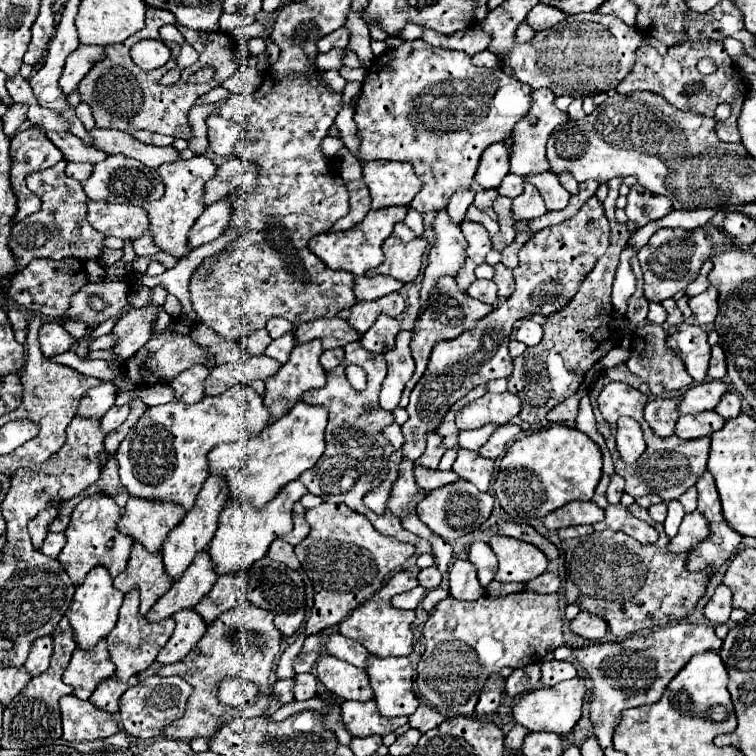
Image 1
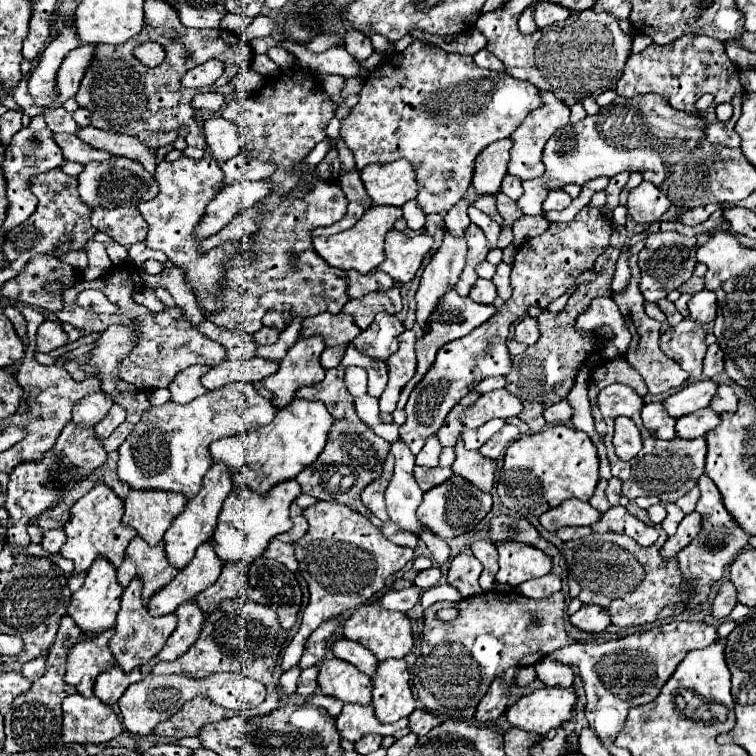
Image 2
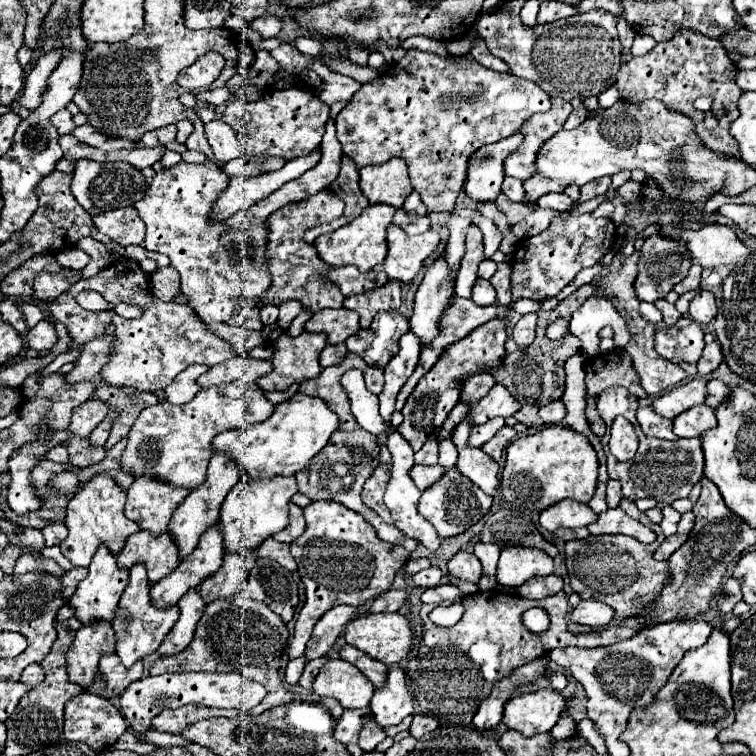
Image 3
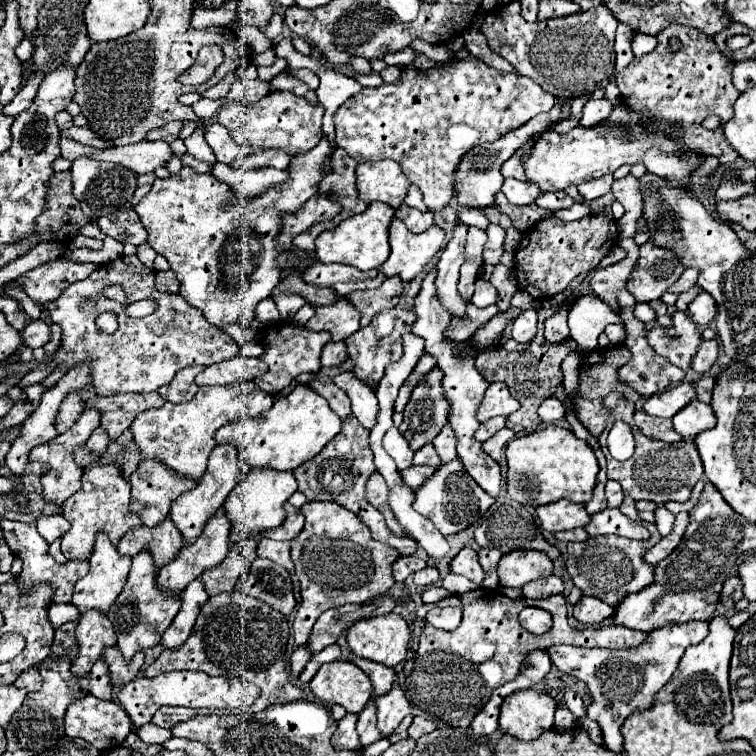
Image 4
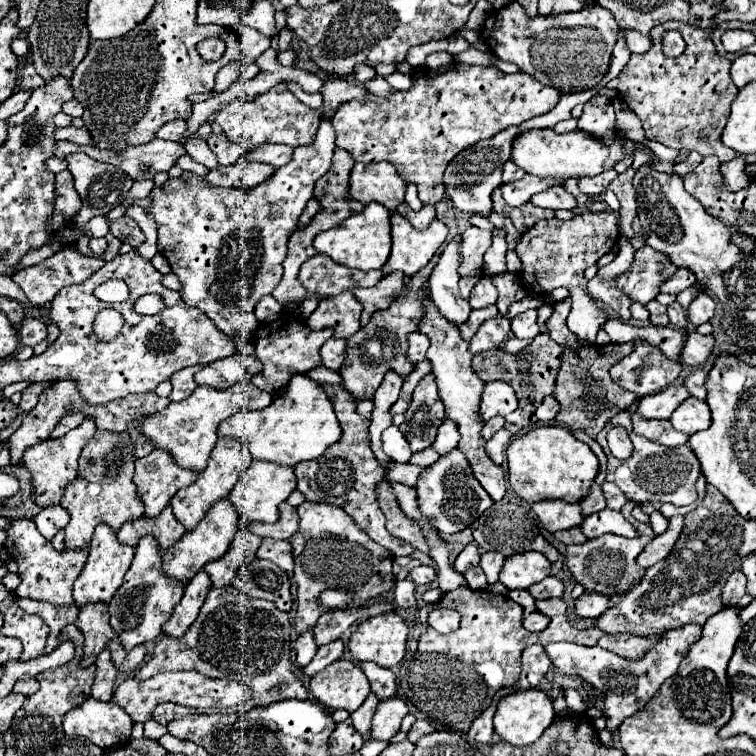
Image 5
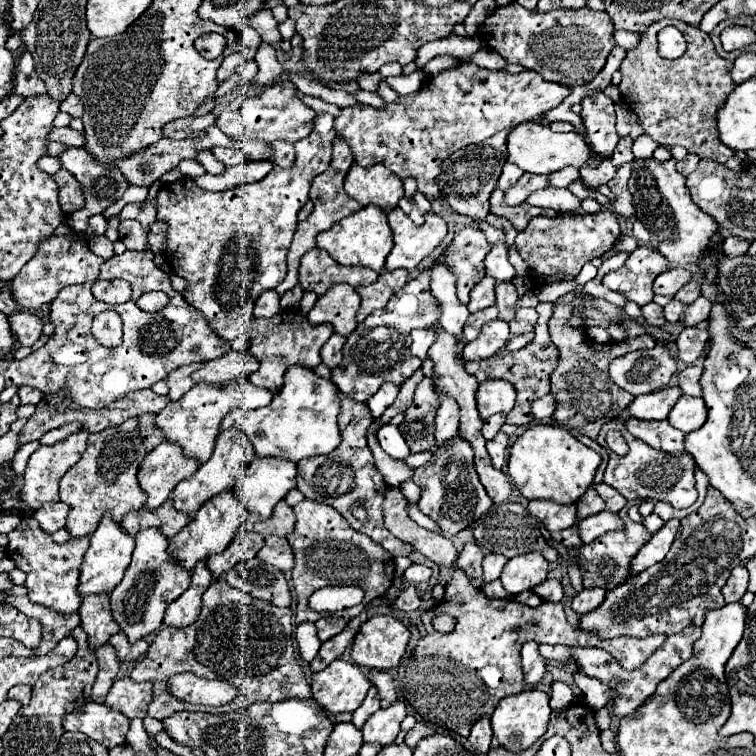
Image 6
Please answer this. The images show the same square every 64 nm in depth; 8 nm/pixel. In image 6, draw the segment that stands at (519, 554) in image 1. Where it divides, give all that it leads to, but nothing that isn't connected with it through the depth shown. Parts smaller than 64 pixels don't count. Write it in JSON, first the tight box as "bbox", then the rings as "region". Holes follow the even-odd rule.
{"bbox":[500,552,548,594],"region":[[[530,552],[524,556],[514,556],[506,562],[500,582],[506,592],[520,594],[524,590],[532,590],[534,586],[542,584],[548,578],[548,560],[538,554]]]}

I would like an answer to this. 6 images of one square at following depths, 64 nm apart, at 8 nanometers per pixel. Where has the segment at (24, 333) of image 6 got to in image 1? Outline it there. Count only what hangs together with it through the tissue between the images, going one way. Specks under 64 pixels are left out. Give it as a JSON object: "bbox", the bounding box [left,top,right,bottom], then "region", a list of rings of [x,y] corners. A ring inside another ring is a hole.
{"bbox":[40,322,74,356],"region":[[[46,322],[40,328],[40,348],[44,356],[66,352],[74,344],[72,336],[58,322]]]}

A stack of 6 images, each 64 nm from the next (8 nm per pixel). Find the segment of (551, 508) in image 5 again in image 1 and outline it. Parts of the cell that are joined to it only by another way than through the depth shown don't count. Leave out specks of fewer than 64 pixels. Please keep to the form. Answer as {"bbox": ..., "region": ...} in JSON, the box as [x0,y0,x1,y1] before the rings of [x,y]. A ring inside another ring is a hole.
{"bbox":[542,502,604,530],"region":[[[568,502],[562,508],[550,512],[542,518],[542,524],[548,530],[558,530],[566,526],[578,526],[578,524],[594,524],[604,520],[604,510],[600,510],[594,502]]]}

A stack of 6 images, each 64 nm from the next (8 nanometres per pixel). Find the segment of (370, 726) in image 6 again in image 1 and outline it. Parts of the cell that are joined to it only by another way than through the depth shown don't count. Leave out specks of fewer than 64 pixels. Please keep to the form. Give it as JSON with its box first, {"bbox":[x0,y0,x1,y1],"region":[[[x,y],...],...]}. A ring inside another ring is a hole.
{"bbox":[368,656,420,716],"region":[[[370,656],[368,676],[380,716],[410,716],[420,706],[412,690],[412,664],[408,658]]]}

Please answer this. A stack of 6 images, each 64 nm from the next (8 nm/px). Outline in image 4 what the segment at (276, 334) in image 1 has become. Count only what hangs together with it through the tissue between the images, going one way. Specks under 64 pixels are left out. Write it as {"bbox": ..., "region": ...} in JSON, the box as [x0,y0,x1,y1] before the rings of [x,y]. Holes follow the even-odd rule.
{"bbox":[256,298,280,326],"region":[[[264,298],[258,306],[256,306],[256,320],[264,326],[270,326],[270,324],[276,324],[280,320],[280,312],[274,304],[272,298]]]}

